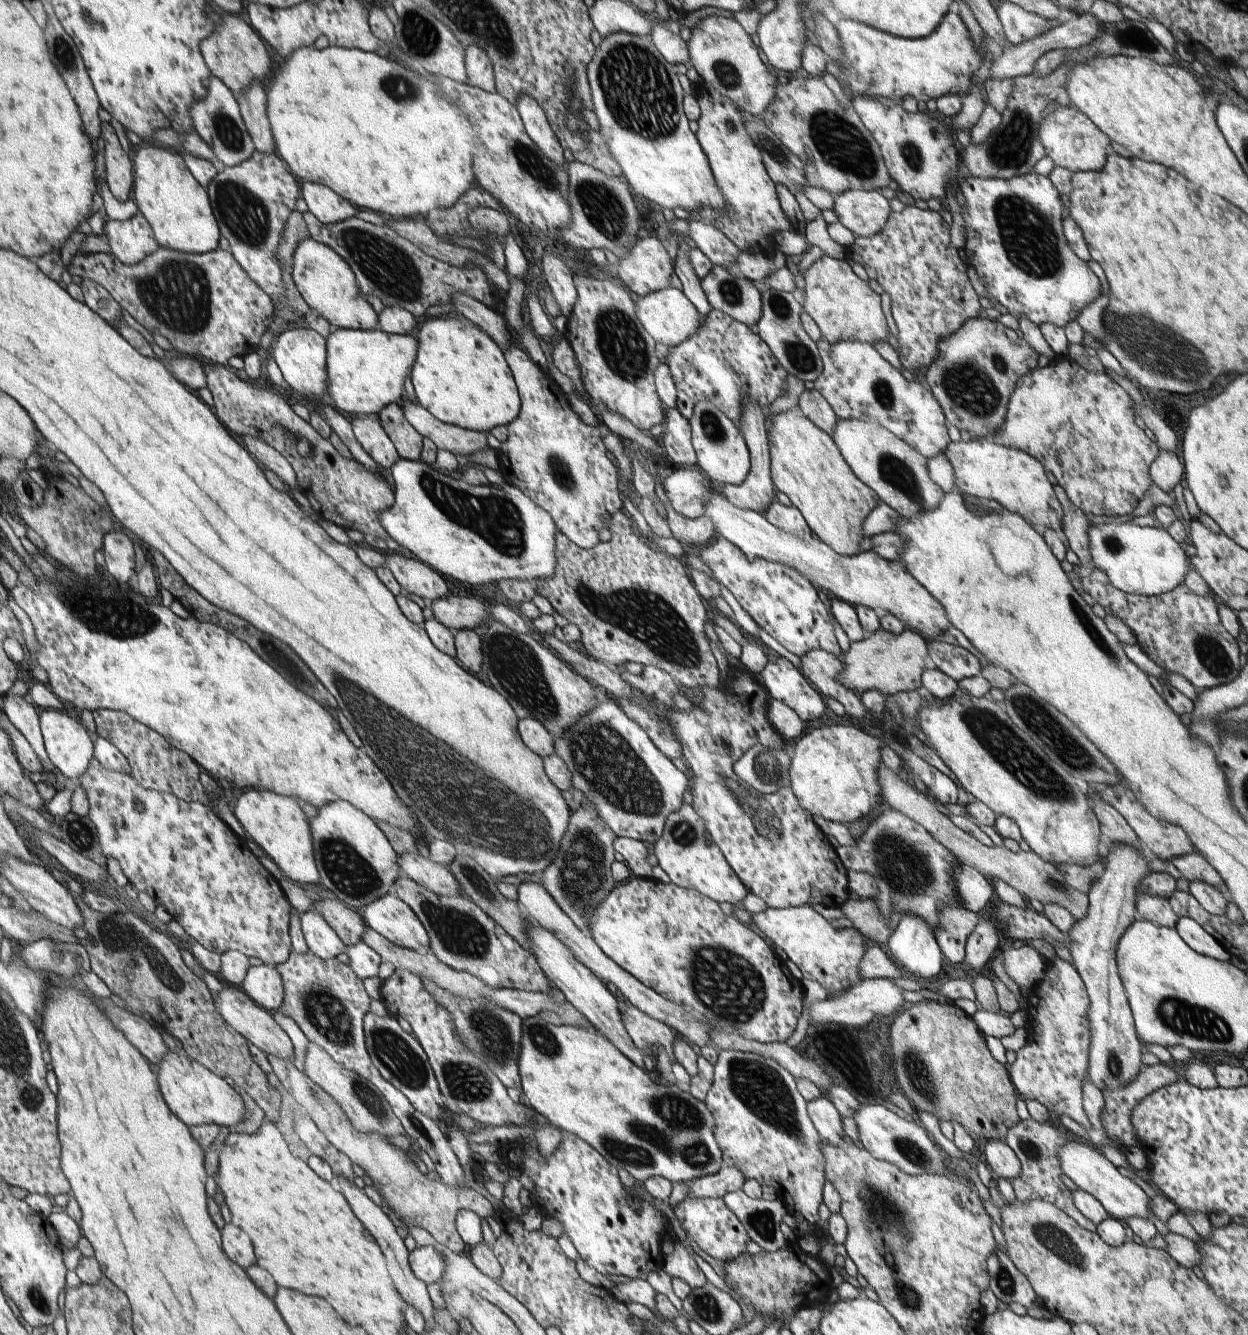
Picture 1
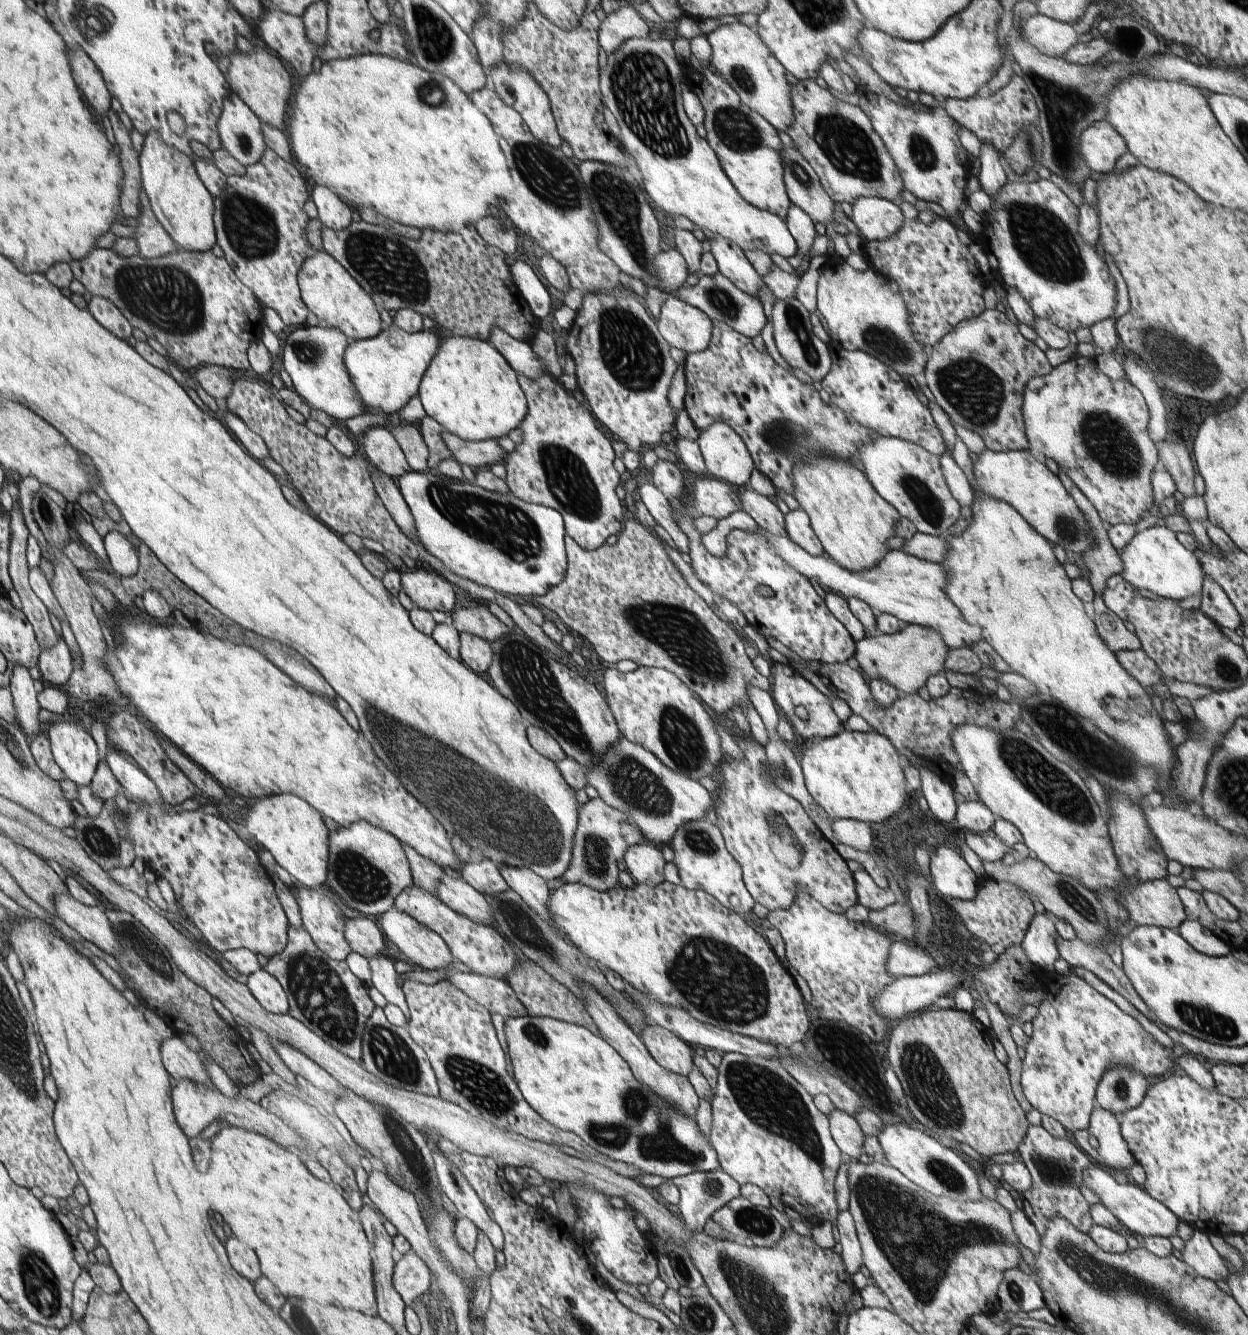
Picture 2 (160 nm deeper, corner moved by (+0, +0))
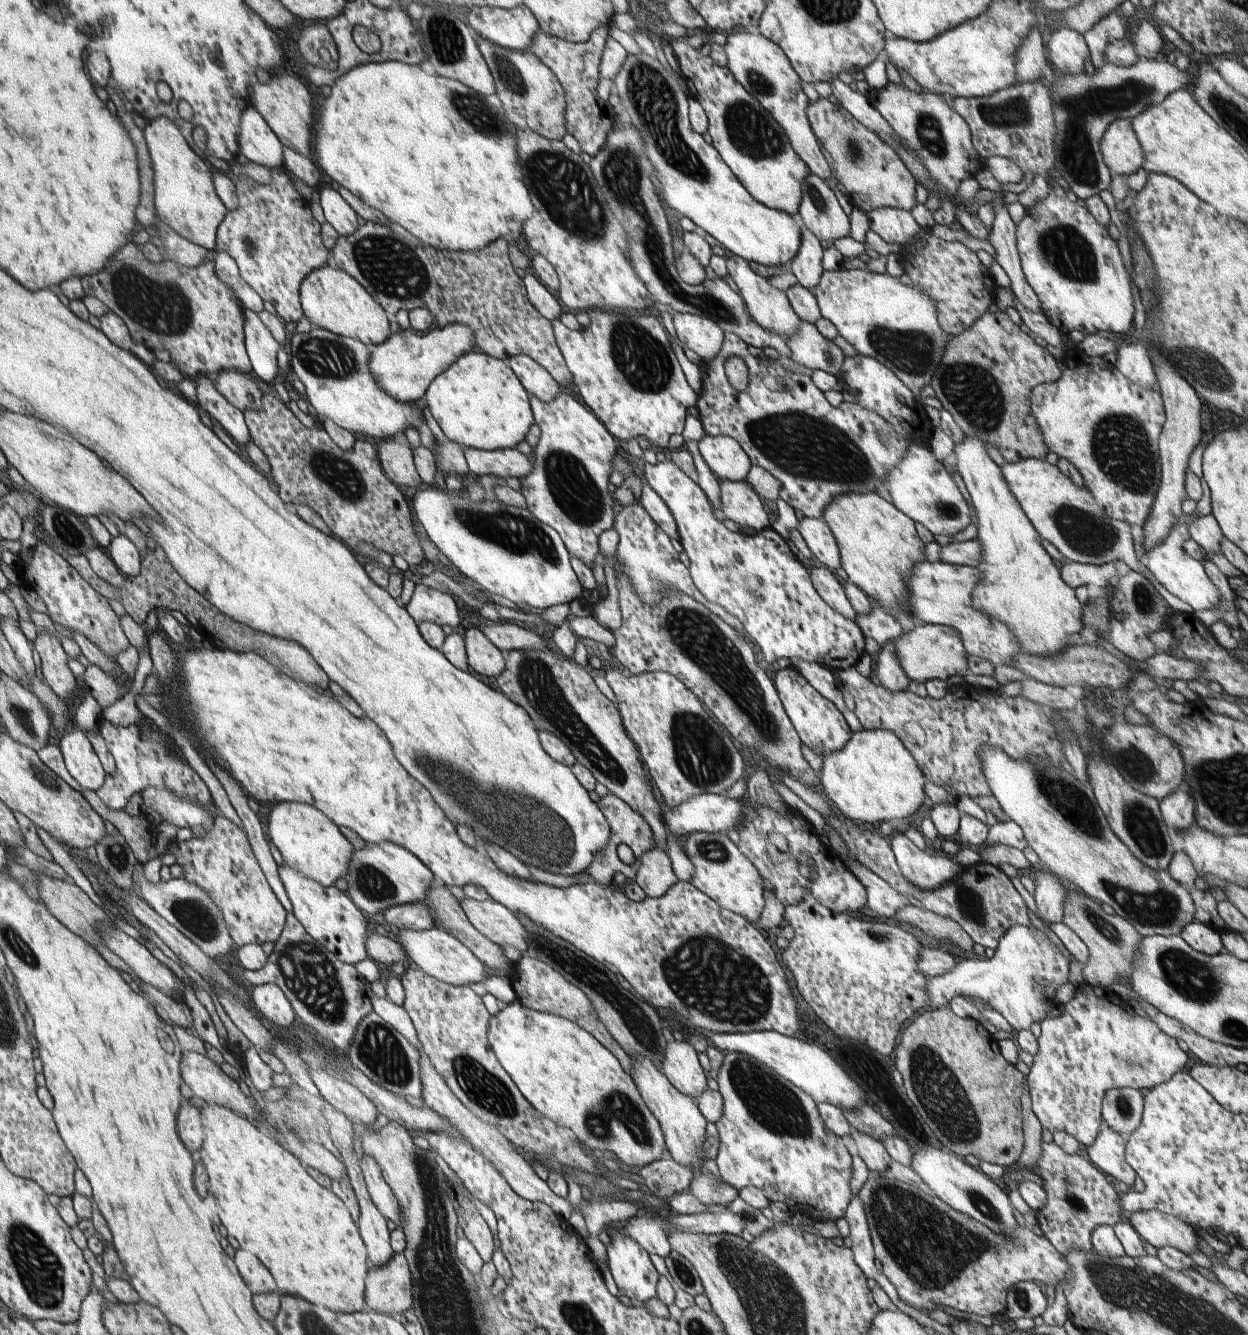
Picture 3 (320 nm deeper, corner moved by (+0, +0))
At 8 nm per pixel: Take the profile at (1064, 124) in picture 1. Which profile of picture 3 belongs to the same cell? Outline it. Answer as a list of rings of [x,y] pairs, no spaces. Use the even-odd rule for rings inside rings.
[[[1131,118],[1118,119],[1109,124],[1101,138],[1100,150],[1112,176],[1134,174],[1144,162],[1145,154]]]

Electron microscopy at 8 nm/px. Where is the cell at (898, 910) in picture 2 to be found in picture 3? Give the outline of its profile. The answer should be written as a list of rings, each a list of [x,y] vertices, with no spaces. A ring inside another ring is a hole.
[[[911,902],[908,906],[897,911],[894,922],[912,924],[928,936],[932,936],[939,941],[948,940],[950,944],[966,950],[968,955],[972,954],[975,942],[960,924],[954,922],[951,918],[923,909],[915,902]]]

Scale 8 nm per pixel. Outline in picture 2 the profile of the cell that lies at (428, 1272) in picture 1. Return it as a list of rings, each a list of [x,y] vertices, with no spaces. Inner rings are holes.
[[[413,1250],[402,1256],[393,1268],[393,1290],[410,1307],[431,1289],[432,1272]]]

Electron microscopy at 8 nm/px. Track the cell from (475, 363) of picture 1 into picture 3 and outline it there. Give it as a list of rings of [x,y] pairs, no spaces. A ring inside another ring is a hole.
[[[480,350],[466,353],[446,373],[436,377],[422,404],[430,409],[448,440],[483,451],[514,449],[535,421],[530,394],[512,367]]]

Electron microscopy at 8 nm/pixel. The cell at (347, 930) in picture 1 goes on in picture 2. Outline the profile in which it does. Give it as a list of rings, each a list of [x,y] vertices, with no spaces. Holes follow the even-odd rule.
[[[356,918],[347,923],[345,937],[354,952],[367,959],[387,952],[386,942],[372,918]]]

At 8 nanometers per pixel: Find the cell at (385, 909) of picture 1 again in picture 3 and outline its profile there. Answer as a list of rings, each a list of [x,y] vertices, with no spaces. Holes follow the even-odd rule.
[[[440,927],[425,931],[395,930],[396,938],[407,952],[407,958],[414,962],[416,968],[455,987],[466,987],[474,982],[489,978],[484,969],[484,962],[473,951],[468,950],[455,935],[448,934]]]

